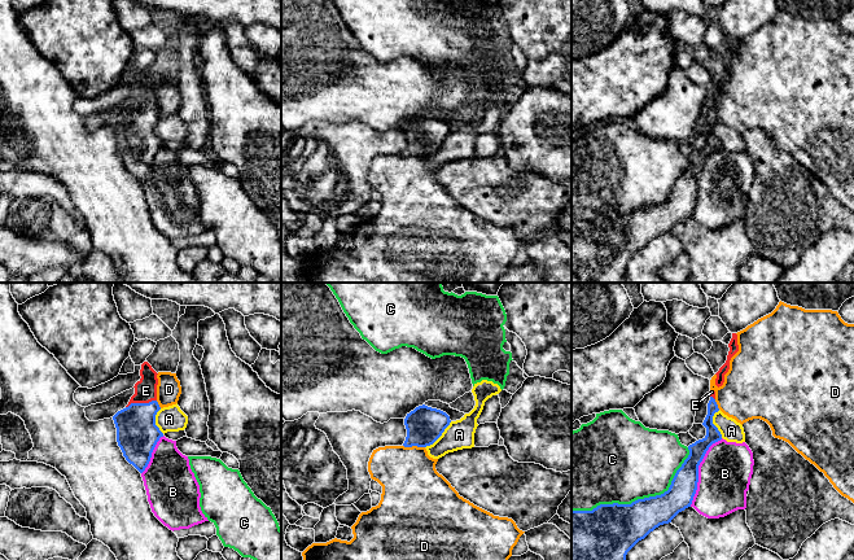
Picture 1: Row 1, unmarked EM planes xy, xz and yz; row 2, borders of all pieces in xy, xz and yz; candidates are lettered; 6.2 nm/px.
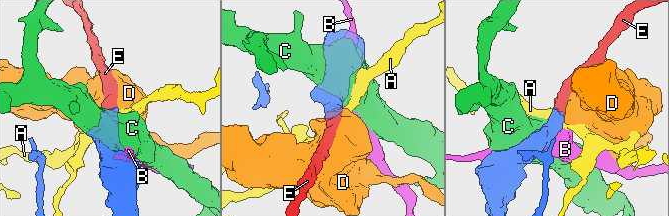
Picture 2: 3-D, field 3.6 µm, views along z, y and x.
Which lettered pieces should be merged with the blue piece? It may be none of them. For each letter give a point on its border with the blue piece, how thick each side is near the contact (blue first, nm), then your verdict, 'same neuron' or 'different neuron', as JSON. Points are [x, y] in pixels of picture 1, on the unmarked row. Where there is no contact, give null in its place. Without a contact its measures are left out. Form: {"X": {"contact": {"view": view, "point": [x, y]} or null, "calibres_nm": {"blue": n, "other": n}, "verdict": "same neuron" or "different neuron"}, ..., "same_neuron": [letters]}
{"A": {"contact": {"view": "xz", "point": [439, 145]}, "calibres_nm": {"blue": 220, "other": 180}, "verdict": "different neuron"}, "B": {"contact": {"view": "yz", "point": [697, 180]}, "calibres_nm": {"blue": 160, "other": 320}, "verdict": "different neuron"}, "C": {"contact": {"view": "yz", "point": [640, 209]}, "calibres_nm": {"blue": 320, "other": 480}, "verdict": "different neuron"}, "D": {"contact": {"view": "xz", "point": [414, 154]}, "calibres_nm": {"blue": 220, "other": 360}, "verdict": "different neuron"}, "E": {"contact": {"view": "xy", "point": [140, 113]}, "calibres_nm": {"blue": 260, "other": 140}, "verdict": "same neuron"}, "same_neuron": ["E"]}

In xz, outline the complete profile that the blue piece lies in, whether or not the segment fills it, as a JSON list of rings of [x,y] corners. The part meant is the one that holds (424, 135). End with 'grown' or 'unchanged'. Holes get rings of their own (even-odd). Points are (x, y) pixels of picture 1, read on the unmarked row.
[[[425,114],[419,115],[404,128],[407,146],[403,156],[430,156],[442,145],[450,132],[450,126],[446,122]]] | unchanged

